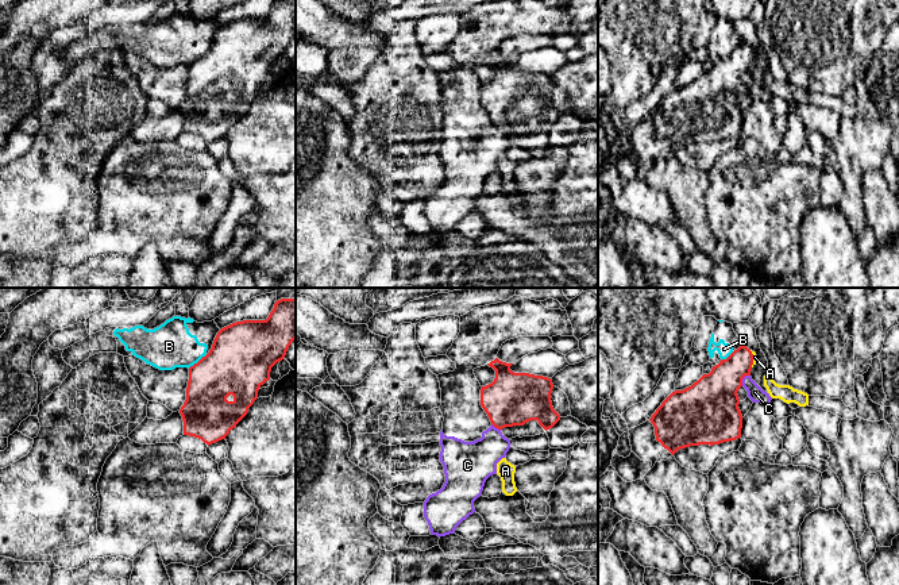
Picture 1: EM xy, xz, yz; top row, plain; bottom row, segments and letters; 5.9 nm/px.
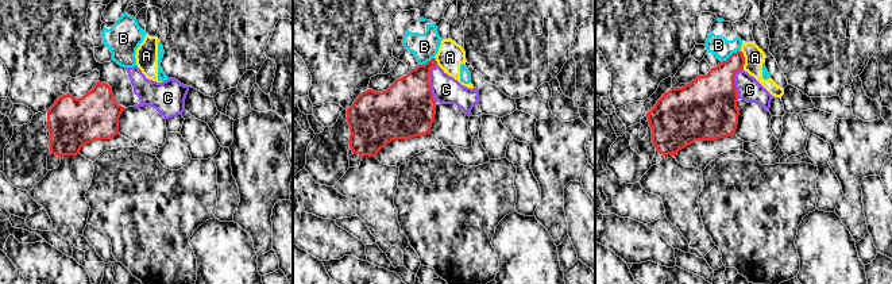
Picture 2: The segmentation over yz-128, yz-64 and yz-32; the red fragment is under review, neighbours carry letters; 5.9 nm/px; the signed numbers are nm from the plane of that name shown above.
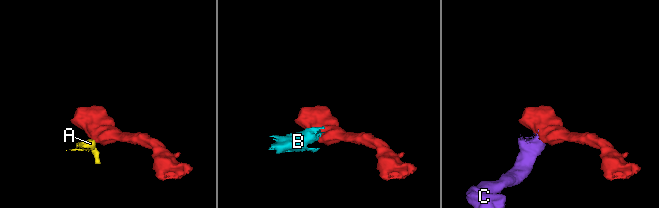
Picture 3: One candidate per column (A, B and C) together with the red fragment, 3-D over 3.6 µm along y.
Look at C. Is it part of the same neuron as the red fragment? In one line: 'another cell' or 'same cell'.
another cell

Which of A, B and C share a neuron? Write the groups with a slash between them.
A B / C

